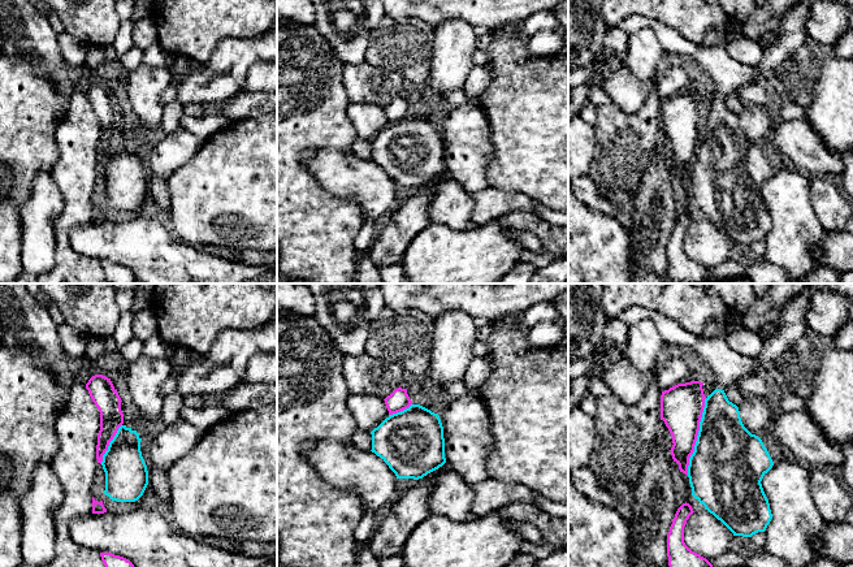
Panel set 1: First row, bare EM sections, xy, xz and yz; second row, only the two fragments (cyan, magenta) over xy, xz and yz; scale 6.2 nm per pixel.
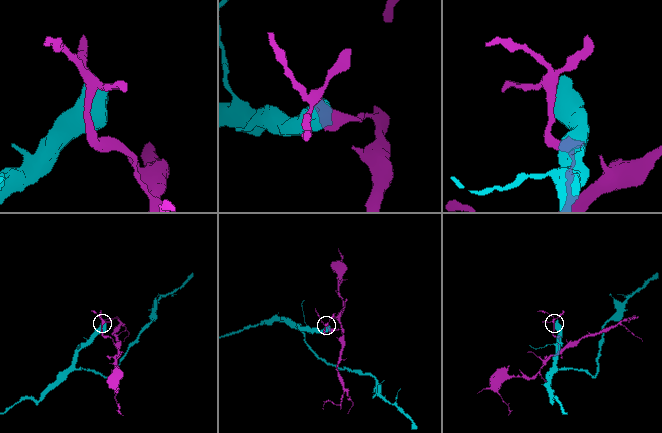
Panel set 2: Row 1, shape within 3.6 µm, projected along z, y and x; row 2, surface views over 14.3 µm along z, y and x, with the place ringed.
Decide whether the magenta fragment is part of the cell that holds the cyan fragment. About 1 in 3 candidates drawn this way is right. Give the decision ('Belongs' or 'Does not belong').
Does not belong

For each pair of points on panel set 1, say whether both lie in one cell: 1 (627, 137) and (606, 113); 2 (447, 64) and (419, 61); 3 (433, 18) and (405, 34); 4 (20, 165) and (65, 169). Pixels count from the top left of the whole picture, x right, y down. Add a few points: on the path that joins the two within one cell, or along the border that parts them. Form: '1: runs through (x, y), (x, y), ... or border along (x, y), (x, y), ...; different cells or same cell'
1: runs through (622, 131), (610, 118); same cell
2: border along (434, 33), (432, 69), (425, 83); different cells
3: border along (397, 18), (420, 18), (433, 27); different cells
4: border along (56, 138), (57, 160), (50, 171); different cells

